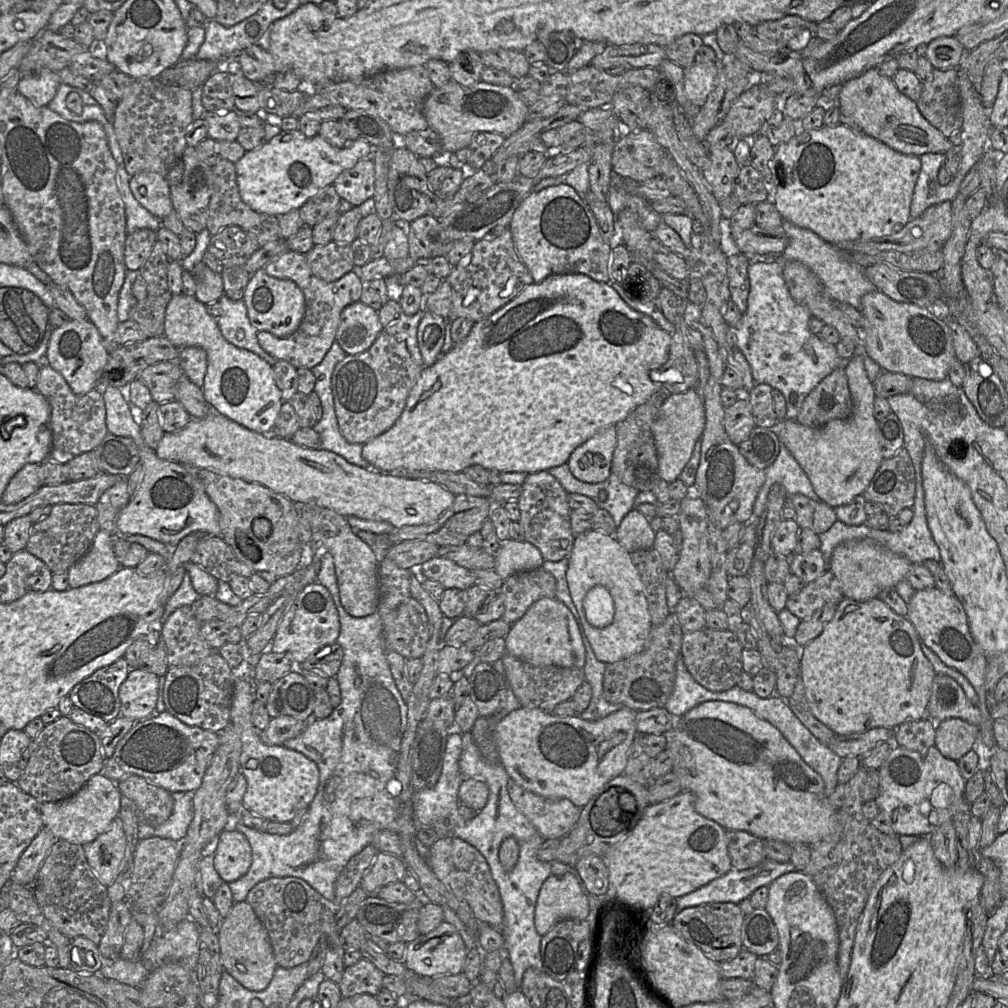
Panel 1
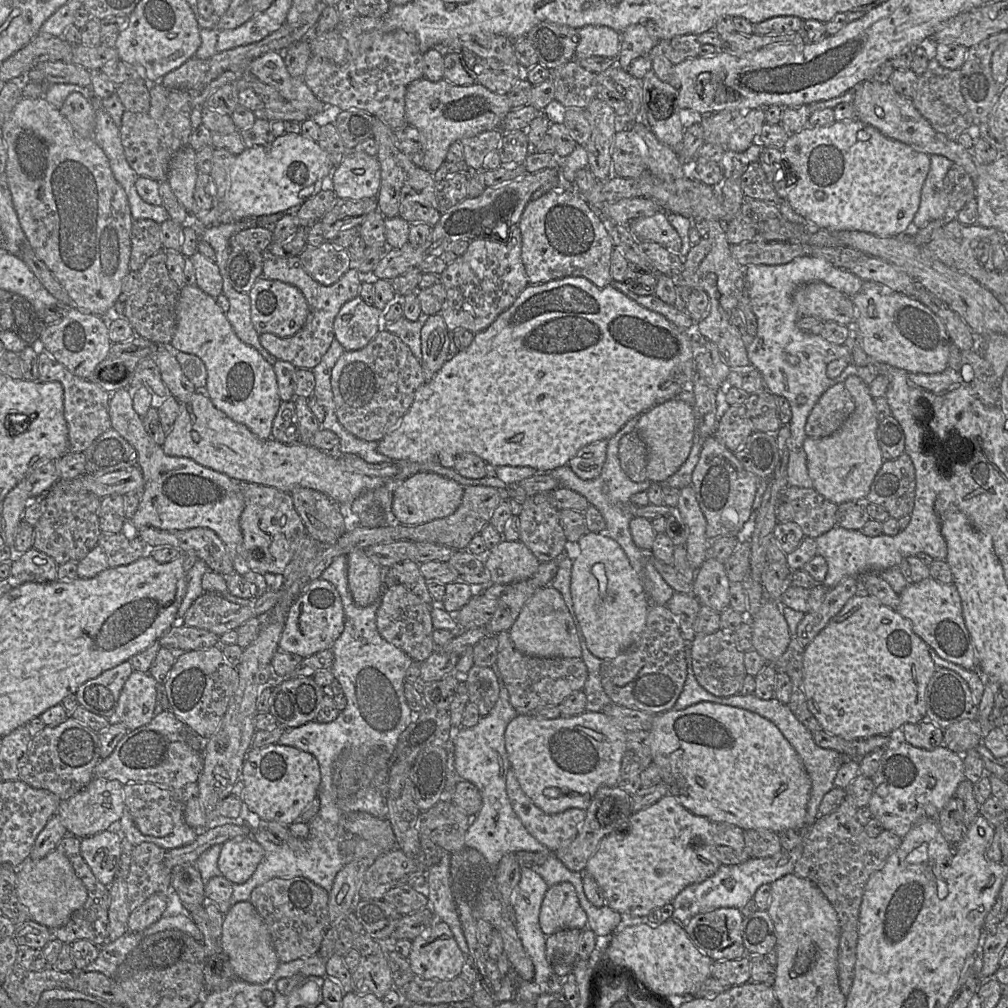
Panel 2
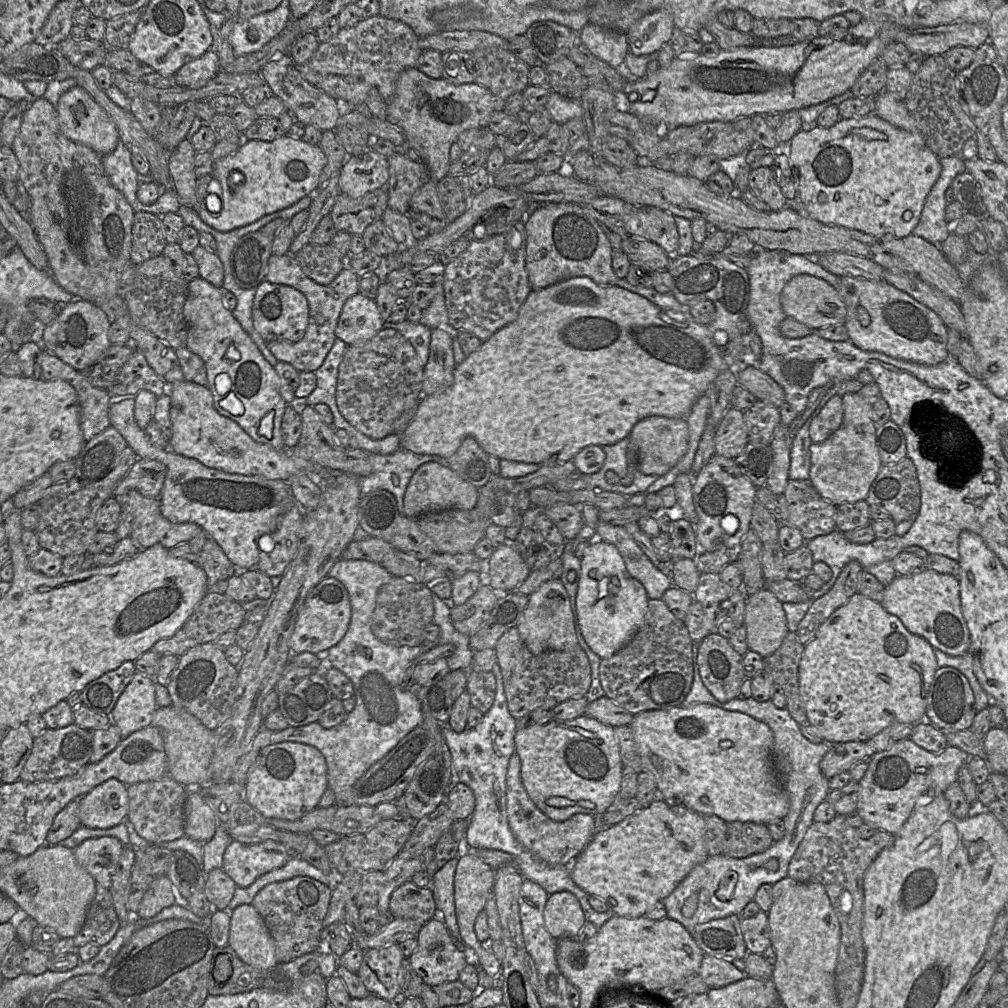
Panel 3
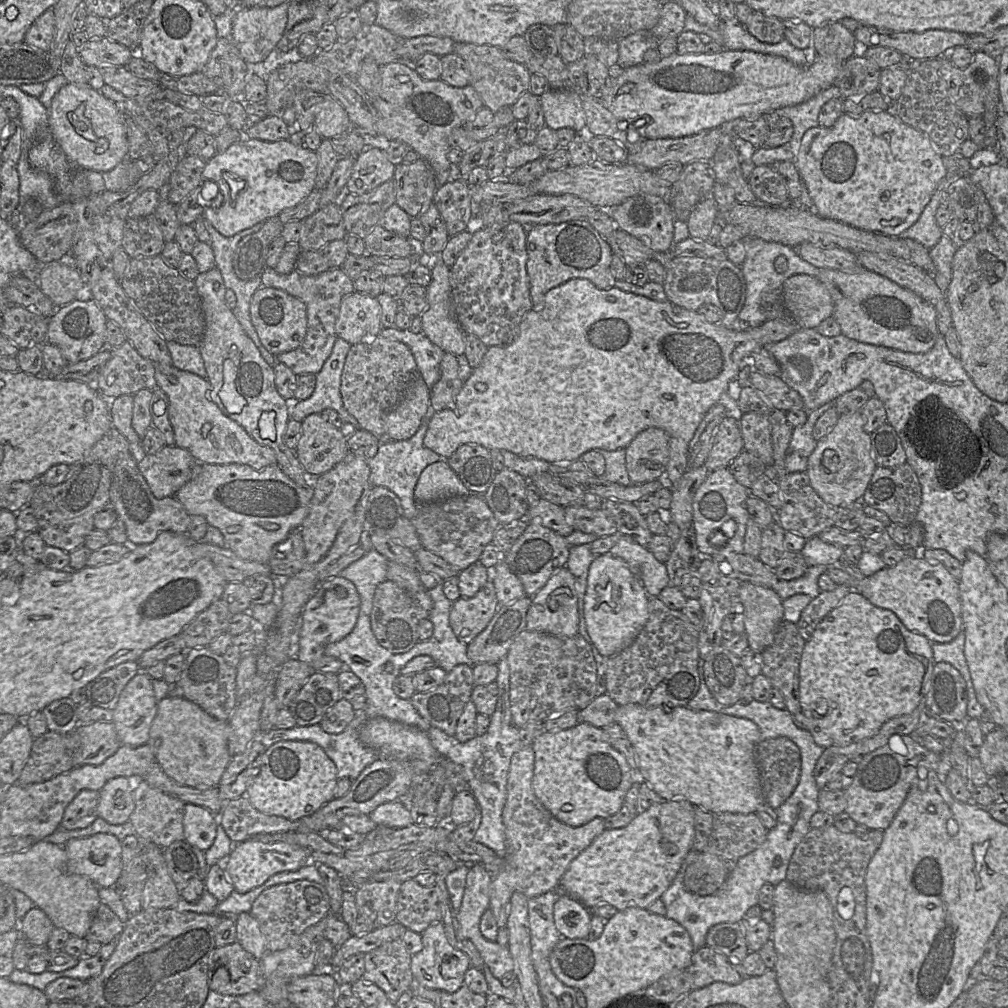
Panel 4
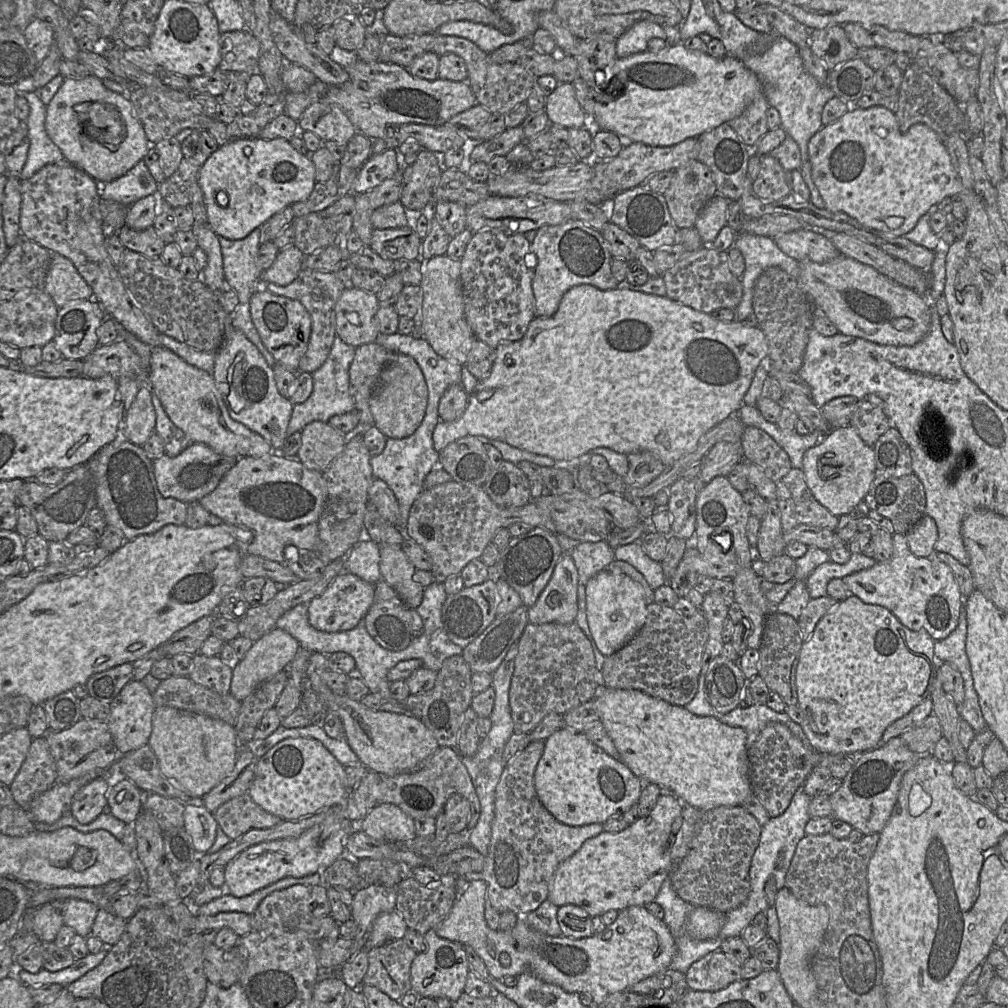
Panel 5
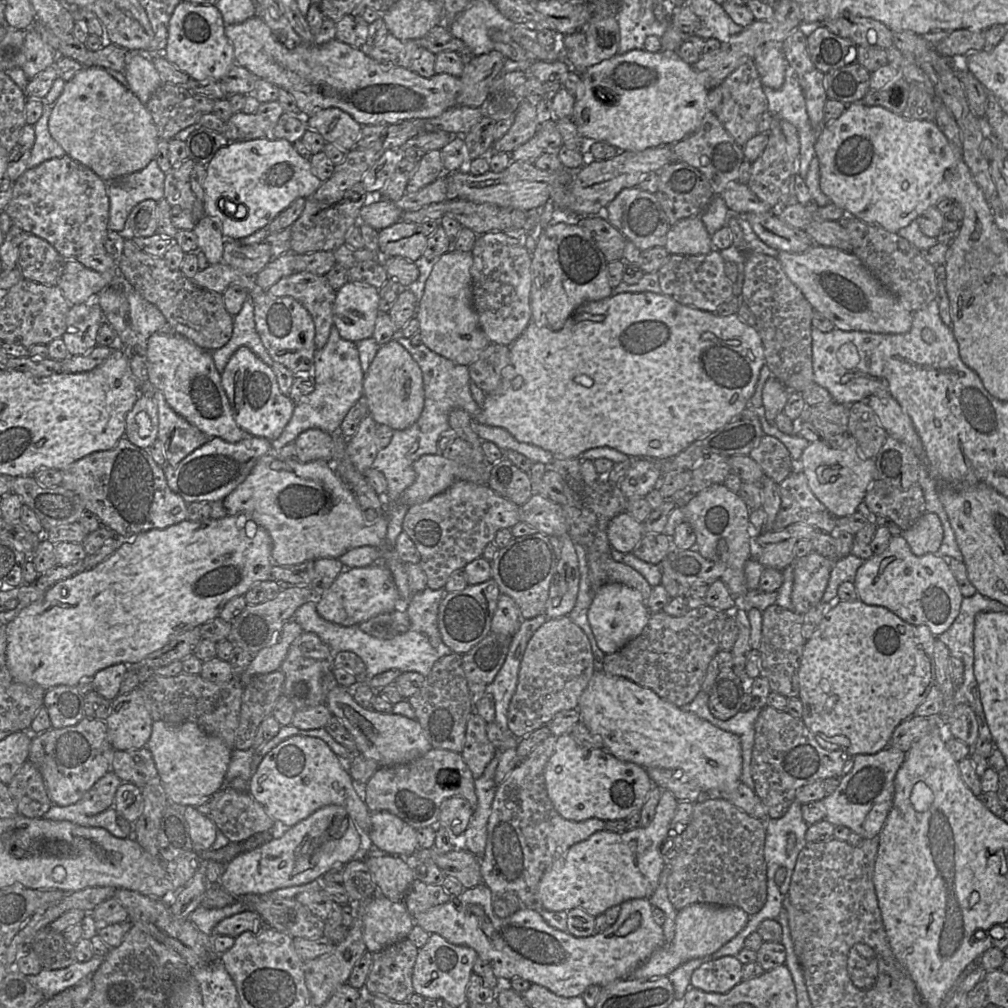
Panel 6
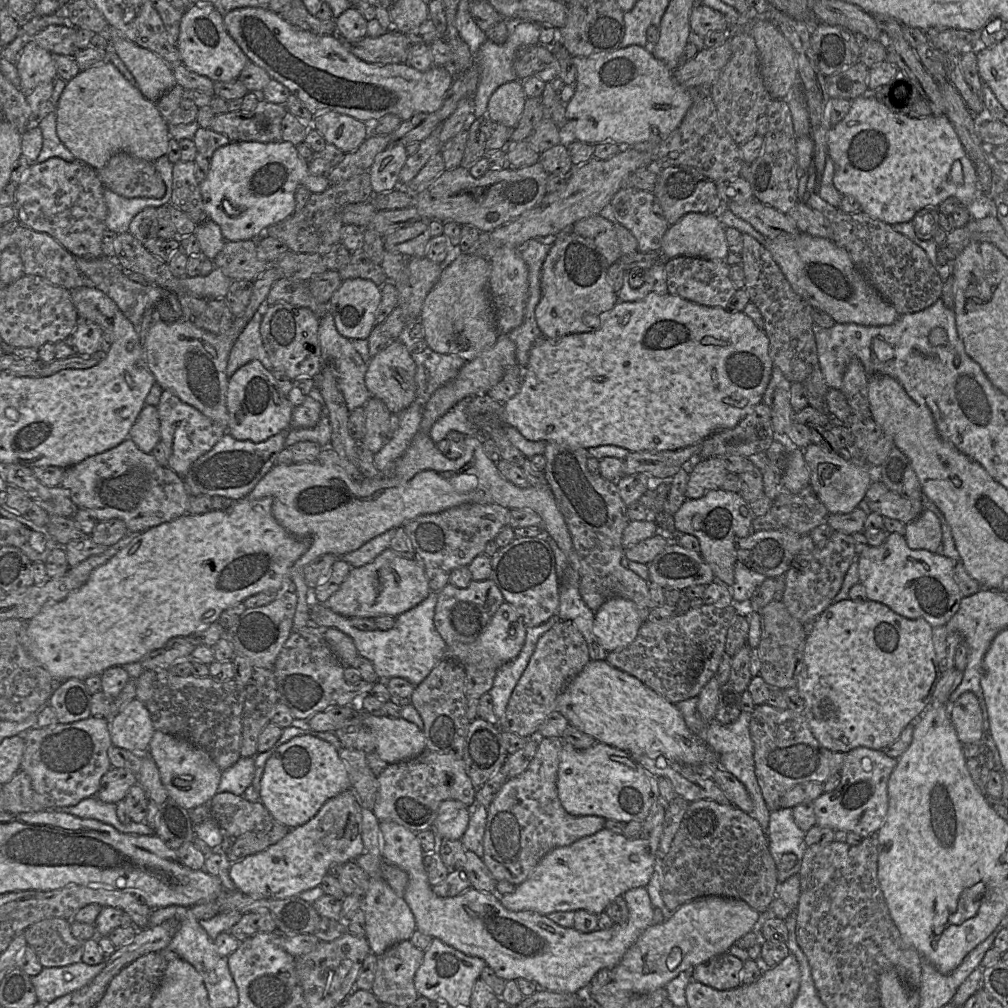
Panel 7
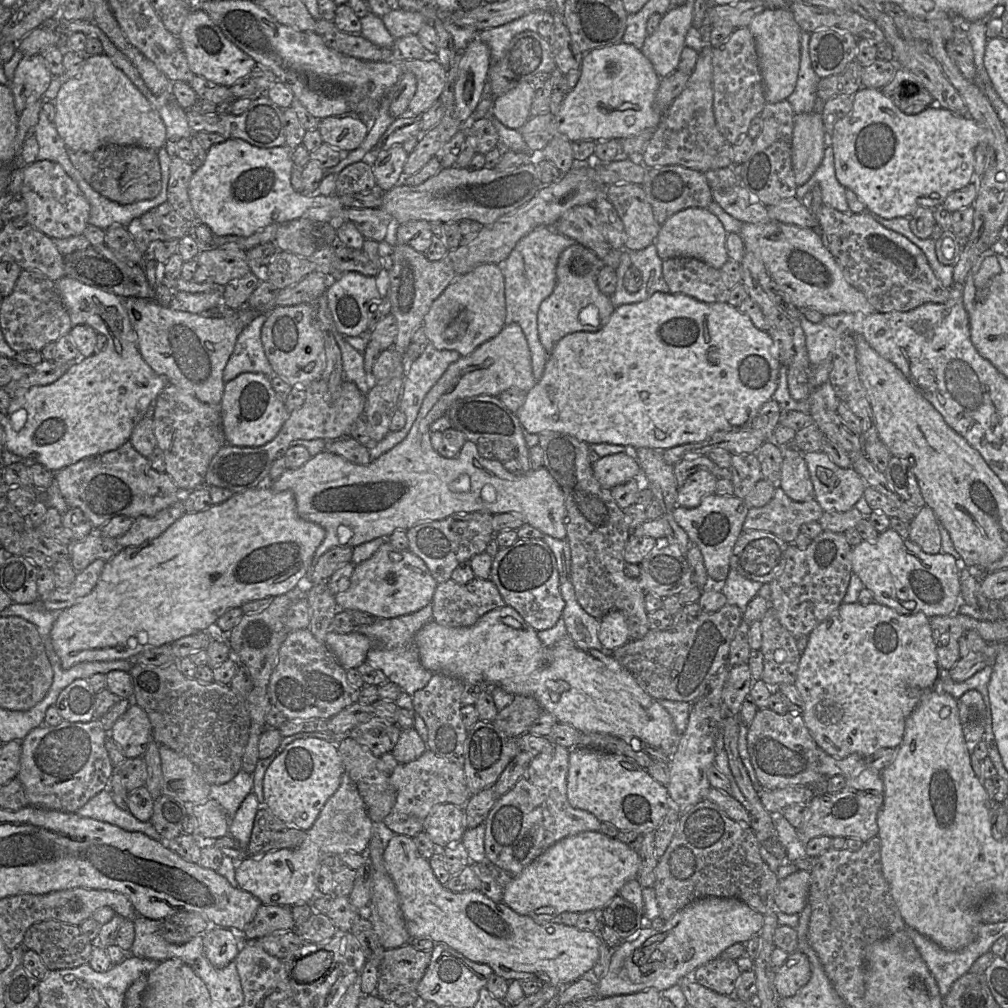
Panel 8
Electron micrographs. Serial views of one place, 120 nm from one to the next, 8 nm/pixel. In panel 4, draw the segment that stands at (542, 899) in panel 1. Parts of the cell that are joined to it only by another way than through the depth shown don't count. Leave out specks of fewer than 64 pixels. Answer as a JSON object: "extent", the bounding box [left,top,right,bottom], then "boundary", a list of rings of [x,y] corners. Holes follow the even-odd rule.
{"extent":[553,894,591,939],"boundary":[[[568,894],[558,898],[553,908],[554,923],[567,939],[587,938],[590,930],[591,911]]]}

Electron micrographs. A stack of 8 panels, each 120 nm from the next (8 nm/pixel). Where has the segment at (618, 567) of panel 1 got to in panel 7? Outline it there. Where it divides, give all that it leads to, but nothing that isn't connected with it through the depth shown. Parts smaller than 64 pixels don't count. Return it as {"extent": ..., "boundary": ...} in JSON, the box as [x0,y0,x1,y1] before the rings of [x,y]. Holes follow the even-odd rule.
{"extent":[593,597,643,652],"boundary":[[[616,597],[595,612],[593,631],[603,648],[613,652],[630,644],[643,623],[634,602]]]}

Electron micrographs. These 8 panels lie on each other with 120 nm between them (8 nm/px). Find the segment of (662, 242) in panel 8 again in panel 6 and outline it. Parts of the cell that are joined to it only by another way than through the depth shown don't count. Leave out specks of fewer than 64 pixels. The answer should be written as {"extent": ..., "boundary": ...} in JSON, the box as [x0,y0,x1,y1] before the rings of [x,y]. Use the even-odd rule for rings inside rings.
{"extent":[664,217,714,255],"boundary":[[[689,217],[671,226],[664,246],[670,255],[704,255],[714,248],[700,217]]]}

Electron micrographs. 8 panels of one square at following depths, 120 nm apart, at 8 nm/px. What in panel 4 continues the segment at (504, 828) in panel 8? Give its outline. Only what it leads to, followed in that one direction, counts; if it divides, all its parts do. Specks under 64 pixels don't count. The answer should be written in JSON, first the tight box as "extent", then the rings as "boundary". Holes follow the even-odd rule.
{"extent":[489,745,605,928],"boundary":[[[531,745],[512,755],[502,812],[506,835],[504,868],[498,874],[491,875],[489,888],[489,909],[499,928],[506,926],[514,892],[521,892],[529,899],[557,889],[571,861],[605,830],[604,818],[594,818],[584,825],[571,827],[552,816],[533,793],[533,769],[534,751]]]}

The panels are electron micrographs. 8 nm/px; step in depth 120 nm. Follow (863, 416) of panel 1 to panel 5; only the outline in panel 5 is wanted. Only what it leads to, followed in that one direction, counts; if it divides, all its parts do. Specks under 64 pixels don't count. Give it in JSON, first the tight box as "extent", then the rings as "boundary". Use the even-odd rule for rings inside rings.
{"extent":[802,425,875,517],"boundary":[[[851,425],[832,429],[804,453],[802,462],[805,481],[814,498],[837,517],[854,512],[875,478],[873,448],[860,438]]]}

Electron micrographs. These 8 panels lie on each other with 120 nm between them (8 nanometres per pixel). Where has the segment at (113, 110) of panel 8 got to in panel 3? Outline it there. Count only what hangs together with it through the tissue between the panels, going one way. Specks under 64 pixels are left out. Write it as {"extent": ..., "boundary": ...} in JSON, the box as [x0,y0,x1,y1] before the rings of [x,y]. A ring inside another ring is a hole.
{"extent":[56,85,120,156],"boundary":[[[76,85],[63,93],[56,105],[56,111],[62,133],[68,139],[90,147],[101,156],[115,150],[120,141],[117,127],[85,89]]]}

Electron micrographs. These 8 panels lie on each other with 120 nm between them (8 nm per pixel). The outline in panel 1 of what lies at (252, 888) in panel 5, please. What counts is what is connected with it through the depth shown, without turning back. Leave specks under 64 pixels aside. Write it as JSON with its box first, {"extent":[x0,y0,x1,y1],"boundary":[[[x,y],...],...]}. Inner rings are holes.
{"extent":[214,830,252,882],"boundary":[[[223,830],[214,842],[214,867],[224,882],[244,876],[252,863],[252,849],[244,834]]]}

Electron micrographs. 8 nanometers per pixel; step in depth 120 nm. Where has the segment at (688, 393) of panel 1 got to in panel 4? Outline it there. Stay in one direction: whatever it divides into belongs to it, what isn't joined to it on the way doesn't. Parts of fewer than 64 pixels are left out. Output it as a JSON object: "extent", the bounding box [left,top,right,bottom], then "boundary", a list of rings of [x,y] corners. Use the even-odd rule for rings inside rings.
{"extent":[626,428,669,484],"boundary":[[[660,428],[641,431],[626,447],[626,468],[634,484],[664,479],[668,460],[669,436]]]}

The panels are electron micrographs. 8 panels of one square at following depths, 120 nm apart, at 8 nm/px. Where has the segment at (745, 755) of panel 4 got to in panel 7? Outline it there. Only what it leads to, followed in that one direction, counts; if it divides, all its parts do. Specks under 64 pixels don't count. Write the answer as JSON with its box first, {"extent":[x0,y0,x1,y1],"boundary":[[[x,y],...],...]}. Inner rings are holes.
{"extent":[555,660,719,775],"boundary":[[[590,660],[557,696],[555,710],[596,742],[629,754],[645,754],[650,758],[663,756],[702,769],[707,775],[719,767],[718,755],[689,730],[675,704],[606,660]]]}

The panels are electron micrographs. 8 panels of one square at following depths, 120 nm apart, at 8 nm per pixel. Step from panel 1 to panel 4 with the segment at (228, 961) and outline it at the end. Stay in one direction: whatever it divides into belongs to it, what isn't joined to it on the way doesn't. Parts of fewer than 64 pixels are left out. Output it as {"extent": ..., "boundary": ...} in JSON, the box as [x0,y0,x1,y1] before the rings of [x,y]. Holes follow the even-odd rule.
{"extent":[234,912,267,960],"boundary":[[[242,912],[234,917],[237,942],[256,959],[260,960],[267,952],[266,940],[258,921],[250,912]]]}

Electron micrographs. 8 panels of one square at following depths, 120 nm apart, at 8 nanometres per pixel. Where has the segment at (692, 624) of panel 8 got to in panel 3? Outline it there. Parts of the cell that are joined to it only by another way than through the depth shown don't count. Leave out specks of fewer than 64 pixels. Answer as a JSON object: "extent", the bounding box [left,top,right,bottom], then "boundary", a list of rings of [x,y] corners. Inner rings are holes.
{"extent":[599,599,694,715],"boundary":[[[649,599],[644,622],[641,628],[639,629],[639,631],[636,633],[636,635],[632,638],[632,640],[629,643],[627,643],[624,647],[622,647],[619,651],[617,651],[611,657],[601,660],[599,676],[600,676],[601,685],[605,692],[605,695],[608,698],[610,698],[614,703],[626,709],[632,715],[636,715],[640,712],[644,712],[648,710],[667,709],[667,708],[681,706],[684,699],[690,692],[691,686],[693,683],[694,674],[693,674],[693,662],[692,662],[692,641],[693,640],[691,639],[684,622],[677,619],[673,615],[673,613],[669,610],[669,608],[662,601],[662,599]]]}

